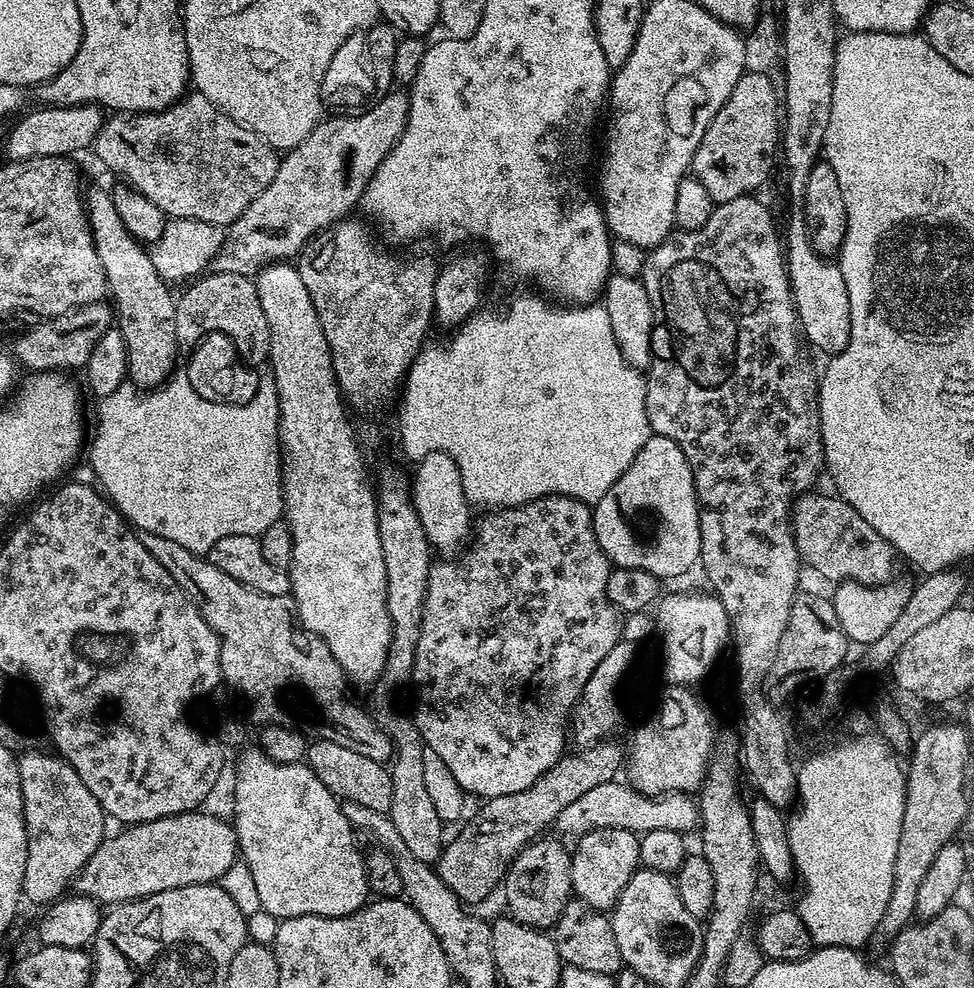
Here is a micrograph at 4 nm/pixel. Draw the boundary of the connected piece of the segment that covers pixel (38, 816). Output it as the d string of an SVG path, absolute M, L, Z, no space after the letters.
M28 752L16 761L28 839L23 895L39 906L61 899L73 887L90 854L106 838L106 817L98 798L86 790L86 782L63 758L48 752Z

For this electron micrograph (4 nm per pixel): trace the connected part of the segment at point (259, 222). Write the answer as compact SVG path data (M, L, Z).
M390 90L361 116L332 116L321 119L315 130L302 138L302 142L298 142L298 146L287 149L279 157L280 165L270 186L258 198L254 198L236 221L227 225L226 239L220 247L220 253L212 259L211 271L255 277L268 264L288 262L299 257L301 250L321 230L345 219L351 213L348 211L359 205L370 178L398 142L407 121L408 92L404 90Z

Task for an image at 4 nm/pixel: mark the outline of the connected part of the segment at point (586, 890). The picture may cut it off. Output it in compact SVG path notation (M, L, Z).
M599 828L590 830L585 836L575 841L576 848L572 854L572 890L575 899L592 908L611 910L616 906L616 900L622 894L626 882L641 867L640 836L630 830L614 830Z

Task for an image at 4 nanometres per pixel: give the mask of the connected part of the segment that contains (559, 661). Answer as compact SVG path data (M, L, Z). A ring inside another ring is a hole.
M543 496L540 500L531 500L529 504L492 510L481 516L484 517L474 528L474 539L459 553L458 558L437 559L428 569L426 598L410 681L411 687L416 687L412 692L410 715L425 745L446 762L461 790L469 797L491 798L518 794L518 790L534 786L534 782L538 782L538 778L542 778L542 774L550 771L565 755L564 743L570 740L570 709L590 678L590 666L594 666L580 664L580 598L586 596L586 578L608 576L610 561L598 546L598 538L592 529L592 508L569 496Z

